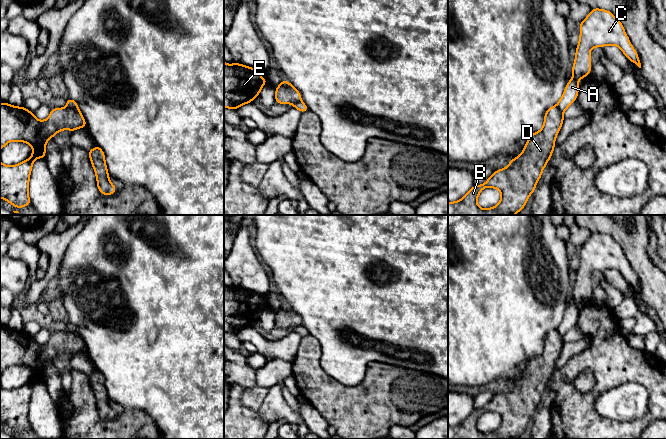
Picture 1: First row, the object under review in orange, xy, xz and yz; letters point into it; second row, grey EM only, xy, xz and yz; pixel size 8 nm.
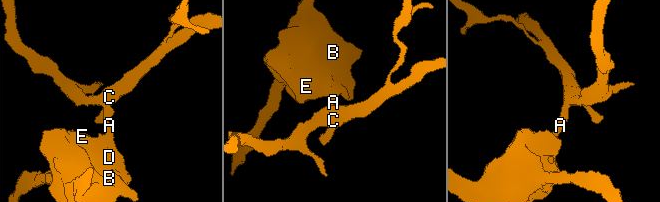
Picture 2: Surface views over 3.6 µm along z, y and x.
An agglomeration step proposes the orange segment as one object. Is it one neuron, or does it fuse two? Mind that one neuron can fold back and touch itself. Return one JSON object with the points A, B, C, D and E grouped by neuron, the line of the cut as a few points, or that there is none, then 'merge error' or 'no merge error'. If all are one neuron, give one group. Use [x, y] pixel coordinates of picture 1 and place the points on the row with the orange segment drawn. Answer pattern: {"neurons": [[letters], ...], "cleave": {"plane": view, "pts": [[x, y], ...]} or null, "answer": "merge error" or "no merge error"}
{"neurons": [["A", "C"], ["B", "D", "E"]], "cleave": {"plane": "xy", "pts": [[68, 106], [79, 112]]}, "answer": "merge error"}

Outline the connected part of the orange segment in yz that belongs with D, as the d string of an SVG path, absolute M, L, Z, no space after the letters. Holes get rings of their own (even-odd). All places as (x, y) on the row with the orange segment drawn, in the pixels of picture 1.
M558 106L548 108L542 129L529 136L523 152L515 159L509 160L507 168L495 171L485 183L474 185L459 201L448 202L448 215L514 215L520 212L527 203L529 196L535 191L536 184L542 176L542 170L554 151L555 138L561 129L563 120L563 112ZM487 187L498 189L501 192L501 199L496 206L482 209L477 204L477 197Z

